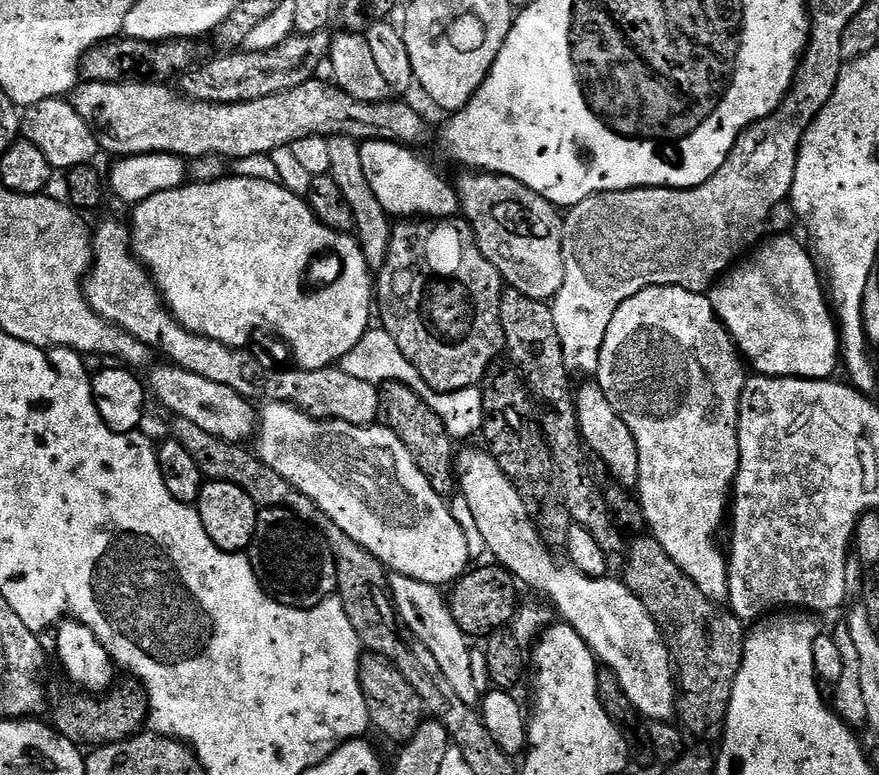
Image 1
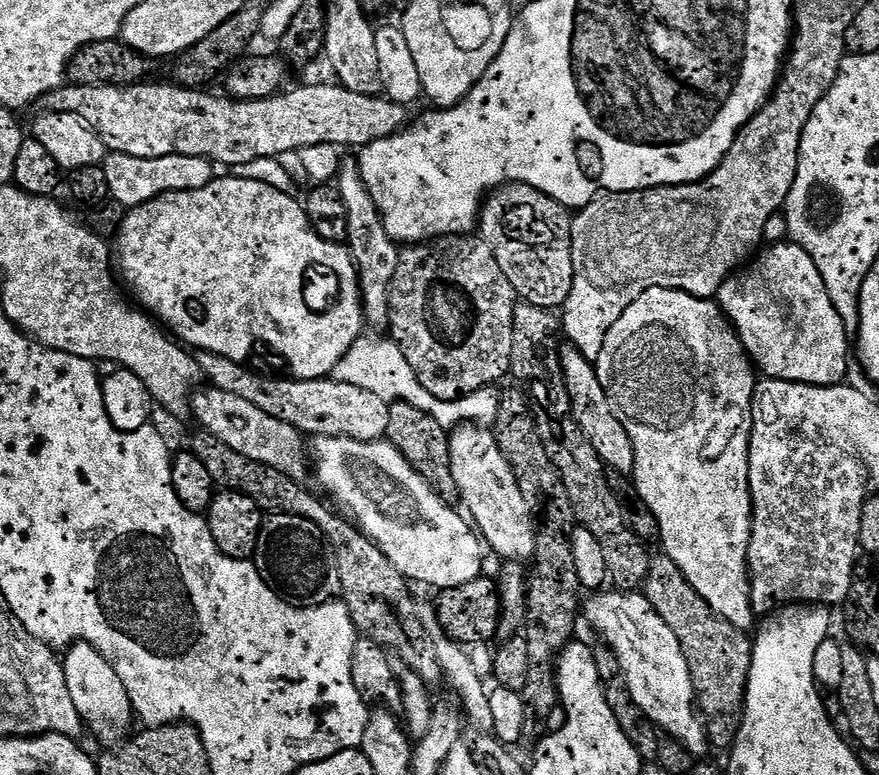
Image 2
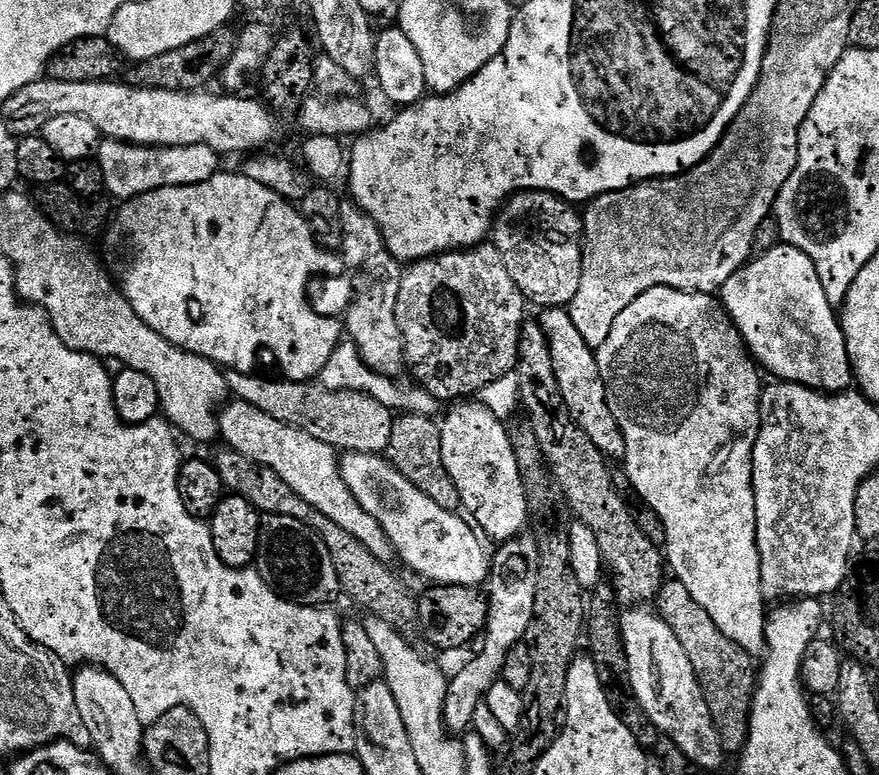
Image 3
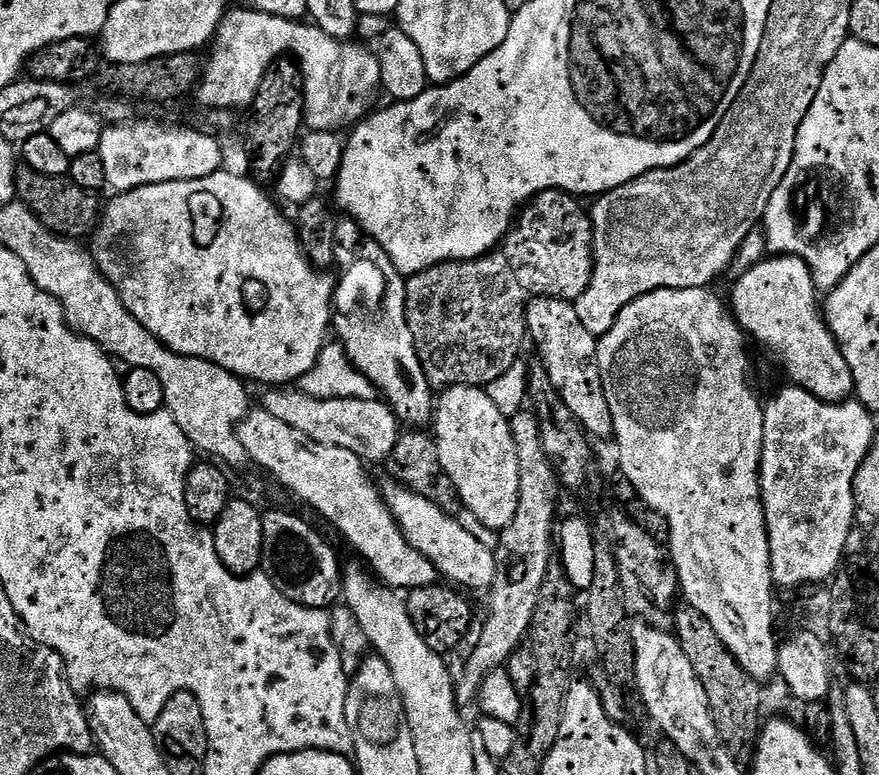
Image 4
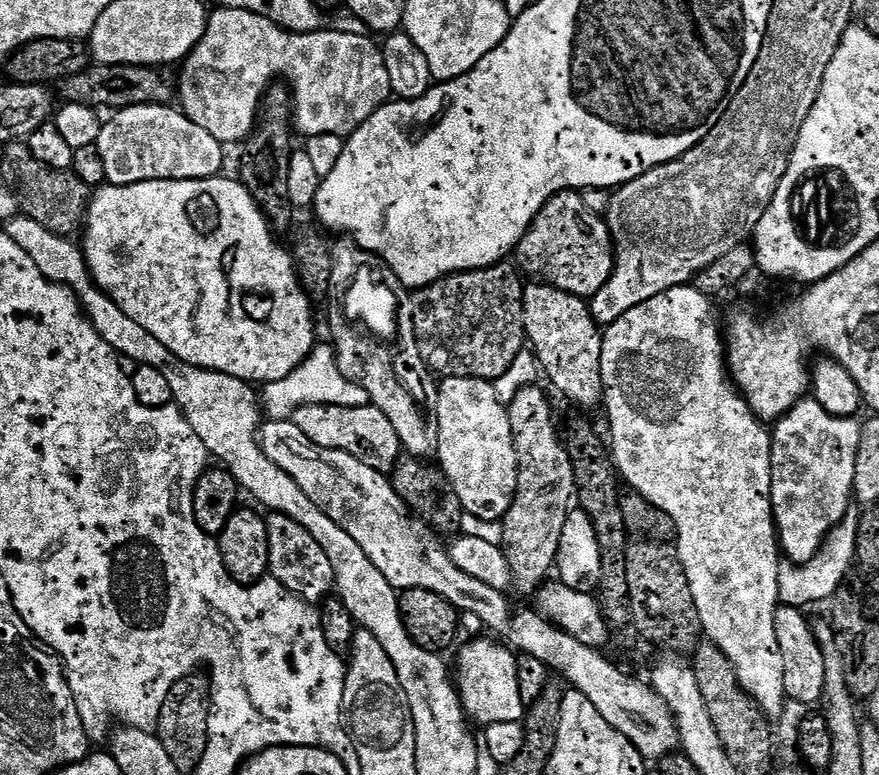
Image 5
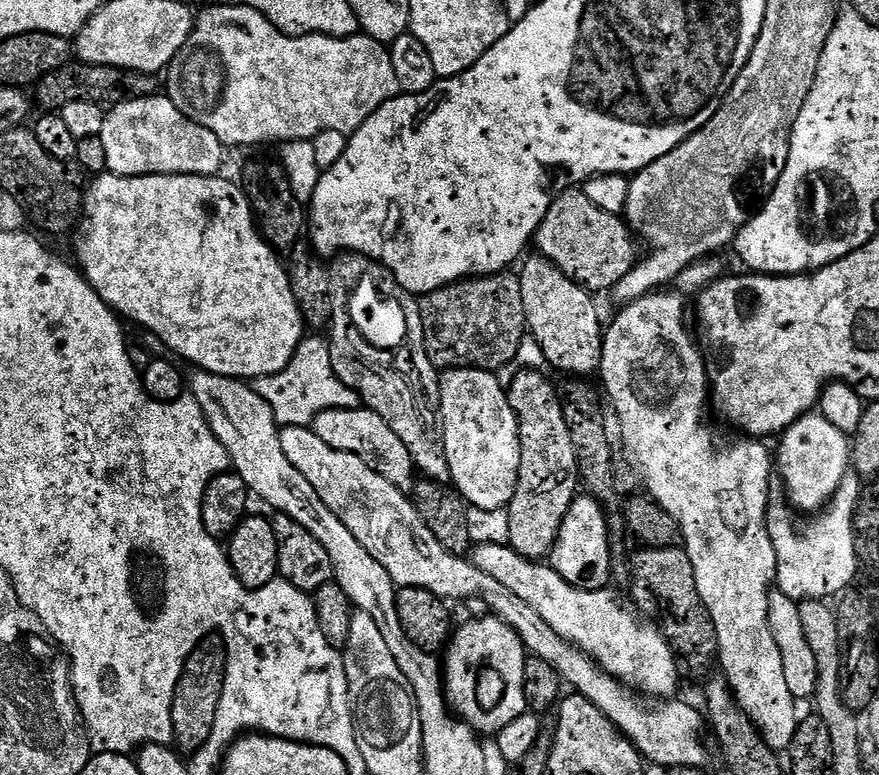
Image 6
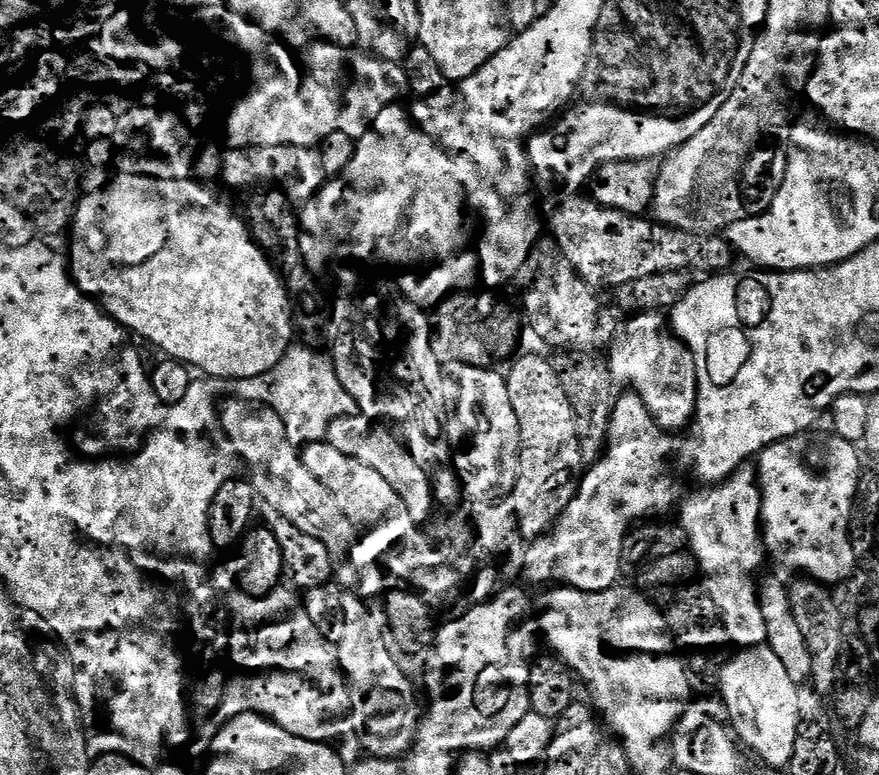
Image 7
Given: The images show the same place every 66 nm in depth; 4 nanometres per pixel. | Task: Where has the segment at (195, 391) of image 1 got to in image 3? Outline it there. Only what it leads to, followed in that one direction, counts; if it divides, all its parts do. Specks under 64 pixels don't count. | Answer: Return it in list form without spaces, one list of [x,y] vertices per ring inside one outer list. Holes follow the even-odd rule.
[[[238,399],[225,403],[219,409],[218,419],[219,439],[224,440],[227,447],[263,468],[274,470],[274,474],[278,474],[278,478],[282,478],[282,482],[286,482],[286,486],[290,486],[290,490],[294,490],[298,498],[306,498],[306,502],[310,502],[314,510],[322,510],[322,514],[326,514],[330,522],[354,534],[354,538],[358,538],[358,542],[362,542],[362,546],[366,546],[366,550],[370,550],[374,558],[385,562],[393,559],[392,543],[386,538],[382,526],[373,516],[366,514],[354,494],[350,494],[350,486],[346,486],[340,473],[337,449],[331,448],[326,442],[318,442],[318,438],[286,422],[278,422],[278,418],[270,418],[270,414],[262,414],[262,410]]]

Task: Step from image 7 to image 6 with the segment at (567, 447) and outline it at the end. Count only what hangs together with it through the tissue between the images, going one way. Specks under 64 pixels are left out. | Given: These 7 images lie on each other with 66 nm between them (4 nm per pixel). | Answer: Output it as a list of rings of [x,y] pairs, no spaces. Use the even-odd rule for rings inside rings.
[[[520,370],[517,373],[512,380],[512,385],[509,383],[506,388],[508,401],[520,424],[520,473],[518,486],[514,490],[514,498],[506,509],[510,518],[510,538],[507,545],[520,556],[525,556],[533,562],[540,562],[551,553],[558,534],[562,530],[562,522],[577,498],[576,484],[578,488],[581,483],[580,467],[576,461],[572,431],[568,429],[568,424],[564,420],[564,406],[558,388],[544,377],[543,371]]]

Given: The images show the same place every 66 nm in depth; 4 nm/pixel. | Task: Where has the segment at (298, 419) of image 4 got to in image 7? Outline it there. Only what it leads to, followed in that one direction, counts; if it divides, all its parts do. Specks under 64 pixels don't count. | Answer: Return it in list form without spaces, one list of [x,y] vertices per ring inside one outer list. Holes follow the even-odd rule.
[[[343,416],[330,422],[326,443],[334,446],[334,450],[339,450],[341,454],[350,454],[350,458],[358,458],[362,466],[370,466],[370,470],[382,474],[382,478],[390,482],[394,494],[398,494],[398,498],[406,502],[406,510],[410,510],[410,518],[414,518],[416,524],[424,526],[432,519],[437,502],[432,495],[430,478],[426,478],[426,470],[422,470],[422,466],[414,462],[414,458],[395,432],[377,421],[369,420],[367,416]]]

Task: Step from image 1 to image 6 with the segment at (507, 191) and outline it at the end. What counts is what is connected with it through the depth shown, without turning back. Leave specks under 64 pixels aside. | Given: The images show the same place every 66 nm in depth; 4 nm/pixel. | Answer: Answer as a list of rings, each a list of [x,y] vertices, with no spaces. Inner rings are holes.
[[[583,190],[559,193],[550,210],[546,210],[546,218],[542,218],[534,237],[535,247],[540,247],[537,248],[539,255],[554,262],[562,274],[593,294],[615,289],[616,284],[632,272],[638,263],[635,243],[627,223],[617,213],[594,206]]]

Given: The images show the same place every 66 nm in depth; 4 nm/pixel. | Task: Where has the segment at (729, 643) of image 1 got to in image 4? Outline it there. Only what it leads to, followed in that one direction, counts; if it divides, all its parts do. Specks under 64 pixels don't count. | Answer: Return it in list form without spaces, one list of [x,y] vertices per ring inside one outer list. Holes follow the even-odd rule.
[[[687,606],[675,609],[674,635],[680,641],[686,658],[690,658],[690,666],[694,666],[698,682],[702,682],[702,690],[706,690],[710,714],[714,714],[714,726],[718,726],[718,734],[726,750],[730,750],[730,754],[737,758],[751,757],[760,740],[760,707],[764,704],[760,684],[752,677],[755,675],[737,662],[722,638],[714,634],[714,626],[710,626],[710,622],[706,622],[706,618],[698,614],[698,610]]]

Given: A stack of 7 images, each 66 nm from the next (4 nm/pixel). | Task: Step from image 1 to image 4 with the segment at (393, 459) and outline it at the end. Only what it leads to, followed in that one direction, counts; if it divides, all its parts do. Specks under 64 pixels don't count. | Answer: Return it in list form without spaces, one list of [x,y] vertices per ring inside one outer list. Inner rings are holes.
[[[391,478],[385,479],[385,481],[385,484],[382,484],[384,501],[390,510],[390,514],[396,519],[396,524],[406,538],[406,542],[410,542],[410,546],[414,546],[414,550],[418,550],[424,555],[436,568],[437,573],[441,577],[446,576],[450,579],[447,581],[450,581],[453,585],[459,586],[464,590],[469,590],[468,588],[491,589],[494,578],[496,577],[495,551],[487,548],[482,542],[478,542],[478,538],[474,538],[474,534],[470,534],[464,529],[455,515],[444,512],[438,506],[434,506],[434,502],[430,502],[426,498],[414,494],[408,488],[403,488],[401,484],[397,484]]]

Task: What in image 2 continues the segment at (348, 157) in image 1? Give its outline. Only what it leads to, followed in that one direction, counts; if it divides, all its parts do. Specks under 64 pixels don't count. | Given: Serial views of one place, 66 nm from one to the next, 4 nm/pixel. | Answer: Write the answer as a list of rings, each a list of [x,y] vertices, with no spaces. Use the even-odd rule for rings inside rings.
[[[341,159],[340,173],[336,175],[335,185],[342,194],[342,202],[346,202],[348,211],[348,239],[346,241],[353,260],[356,261],[356,271],[360,277],[360,298],[364,310],[365,321],[369,325],[383,325],[388,318],[388,291],[391,280],[398,269],[401,249],[386,234],[384,219],[374,206],[374,198],[364,188],[360,177],[360,166],[355,159]]]

